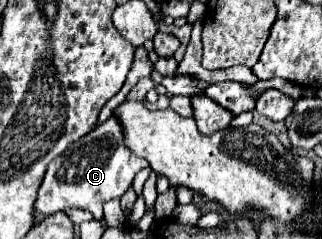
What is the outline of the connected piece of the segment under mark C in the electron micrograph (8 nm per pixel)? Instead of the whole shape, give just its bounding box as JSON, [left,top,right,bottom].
[35,118,147,220]

